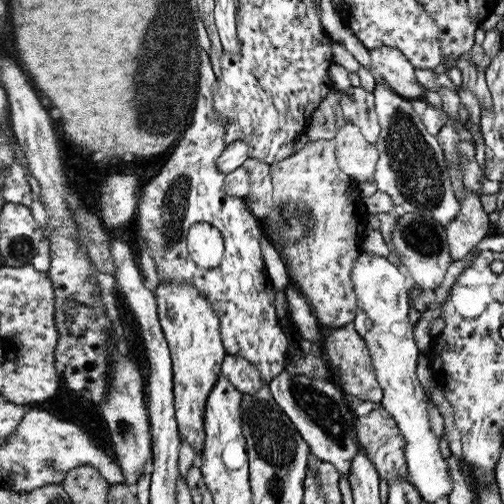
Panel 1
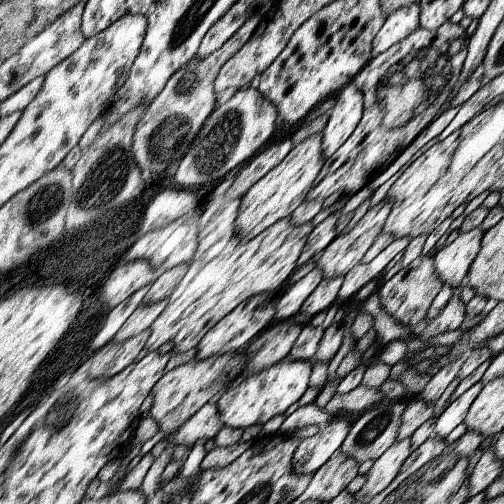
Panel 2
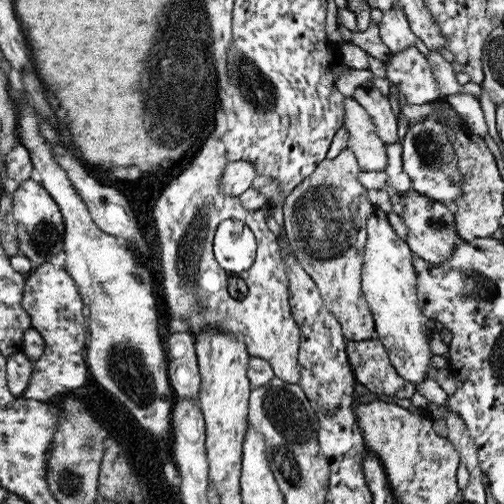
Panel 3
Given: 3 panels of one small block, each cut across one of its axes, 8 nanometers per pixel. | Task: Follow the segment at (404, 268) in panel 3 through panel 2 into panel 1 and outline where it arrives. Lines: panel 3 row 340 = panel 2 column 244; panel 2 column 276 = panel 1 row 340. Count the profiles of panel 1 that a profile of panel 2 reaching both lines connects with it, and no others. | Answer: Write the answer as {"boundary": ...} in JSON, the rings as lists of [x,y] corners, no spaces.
{"boundary":[[[360,256],[352,268],[352,282],[354,282],[354,290],[358,296],[358,310],[356,310],[356,318],[354,318],[354,328],[356,334],[366,342],[370,356],[372,356],[372,364],[374,364],[374,372],[378,378],[378,384],[384,388],[384,398],[380,400],[380,404],[394,416],[394,420],[398,422],[398,428],[402,430],[402,436],[406,436],[406,460],[408,460],[408,468],[410,468],[410,480],[412,484],[418,488],[422,502],[436,502],[438,498],[444,498],[452,492],[452,478],[450,478],[450,470],[448,470],[448,462],[446,458],[440,454],[440,446],[438,446],[438,438],[434,436],[430,424],[428,424],[428,406],[424,402],[426,394],[420,388],[420,382],[416,378],[416,358],[422,358],[422,352],[416,346],[414,340],[414,330],[410,324],[410,298],[406,296],[406,284],[404,284],[404,276],[398,272],[400,266],[392,266],[386,258],[370,258],[370,256]]]}

